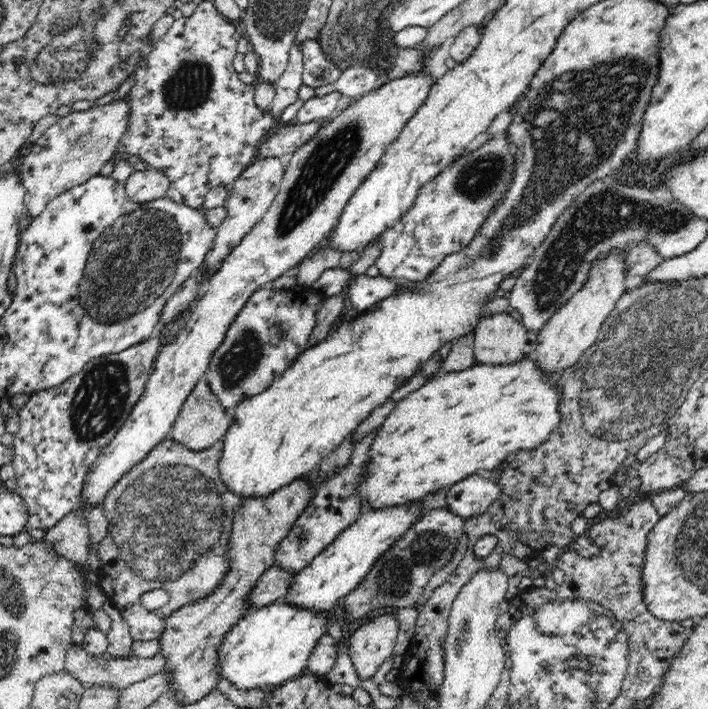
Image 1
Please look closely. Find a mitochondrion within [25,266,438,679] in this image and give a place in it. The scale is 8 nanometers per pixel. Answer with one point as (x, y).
(164, 517)

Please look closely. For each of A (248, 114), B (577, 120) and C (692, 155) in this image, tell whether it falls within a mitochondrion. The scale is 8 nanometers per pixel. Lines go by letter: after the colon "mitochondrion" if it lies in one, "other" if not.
A: other
B: mitochondrion
C: other

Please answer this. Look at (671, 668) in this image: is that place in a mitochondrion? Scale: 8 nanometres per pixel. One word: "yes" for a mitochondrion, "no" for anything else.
no

